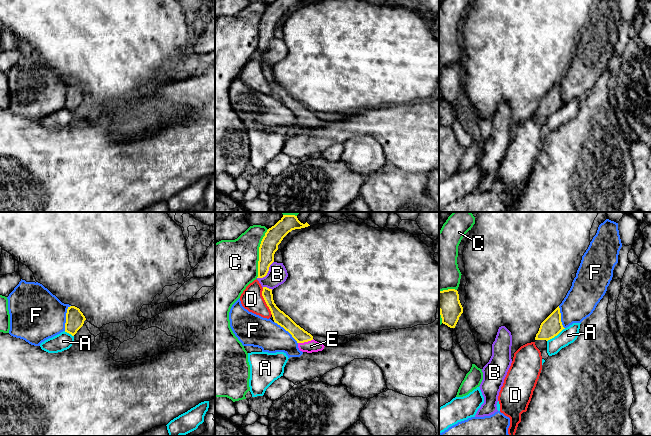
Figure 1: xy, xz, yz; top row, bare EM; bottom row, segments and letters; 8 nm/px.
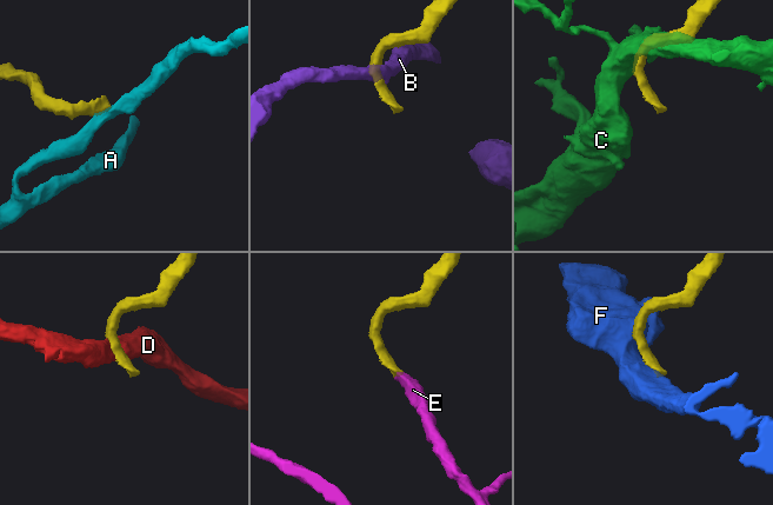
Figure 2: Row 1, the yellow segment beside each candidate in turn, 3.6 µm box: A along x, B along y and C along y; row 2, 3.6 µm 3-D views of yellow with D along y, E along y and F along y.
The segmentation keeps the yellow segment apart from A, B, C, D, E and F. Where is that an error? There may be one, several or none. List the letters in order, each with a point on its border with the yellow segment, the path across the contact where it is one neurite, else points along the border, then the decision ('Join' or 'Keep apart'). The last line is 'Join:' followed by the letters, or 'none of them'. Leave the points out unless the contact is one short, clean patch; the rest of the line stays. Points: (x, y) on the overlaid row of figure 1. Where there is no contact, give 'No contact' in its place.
A: Touches yellow at yz (556, 335). Boundary: yz (565, 328), (547, 341). Keep apart
B: Touches yellow at xz (267, 272). Boundary: xz (273, 261), (268, 272), (264, 276), (257, 278). Keep apart
C: Touches yellow at xz (259, 253). Keep apart
D: Touches yellow at xz (265, 301). Boundary: xz (262, 288), (262, 297), (272, 314). Keep apart
E: Touches yellow at xz (305, 341). Path across: xz (299, 334), (305, 341), (311, 346). Join
F: Touches yellow at xy (66, 318). Keep apart
Join: E

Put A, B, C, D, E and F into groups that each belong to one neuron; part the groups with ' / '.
A / B / C / D / E / F

